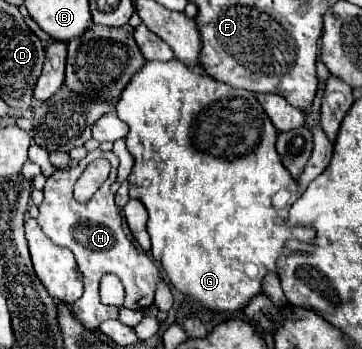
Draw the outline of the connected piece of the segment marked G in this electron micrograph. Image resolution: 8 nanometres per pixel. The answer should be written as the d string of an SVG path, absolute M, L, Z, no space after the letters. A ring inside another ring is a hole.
M169 60L169 62L147 62L135 76L133 82L125 88L125 94L121 94L121 100L115 106L117 116L129 126L127 134L127 150L135 158L133 172L129 174L129 196L133 199L141 200L149 212L149 222L147 222L147 232L151 236L153 244L153 258L163 264L163 270L169 278L169 282L185 296L193 298L193 302L201 304L203 308L211 312L239 312L243 310L253 296L263 292L263 278L273 272L277 274L277 260L283 254L285 242L289 240L299 240L303 244L313 244L315 232L311 228L301 228L301 226L289 226L287 224L287 212L289 204L293 204L299 194L297 194L297 182L291 178L291 174L285 170L285 166L279 160L279 154L275 150L275 138L277 138L277 128L249 90L237 90L229 88L227 84L213 80L211 76L203 76L197 70L191 70L179 60ZM279 190L289 190L289 202L287 206L275 208L273 206L273 196Z

